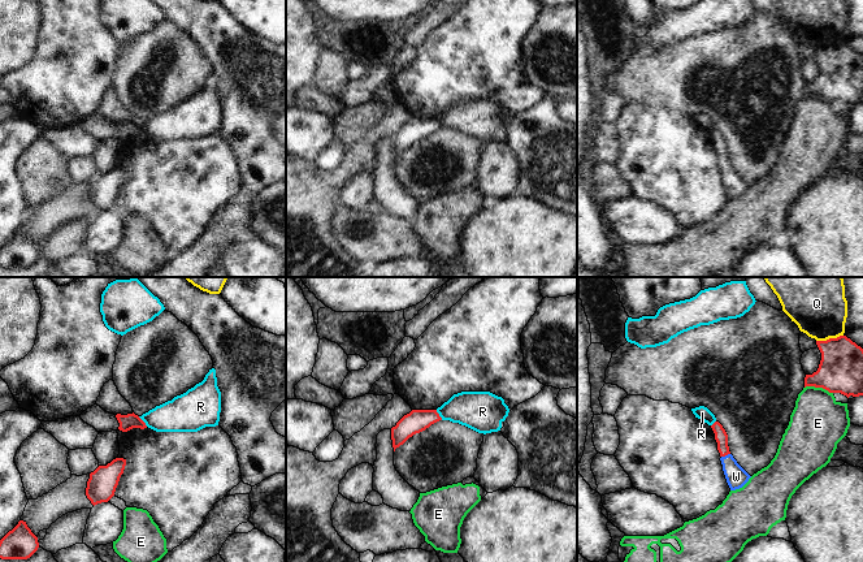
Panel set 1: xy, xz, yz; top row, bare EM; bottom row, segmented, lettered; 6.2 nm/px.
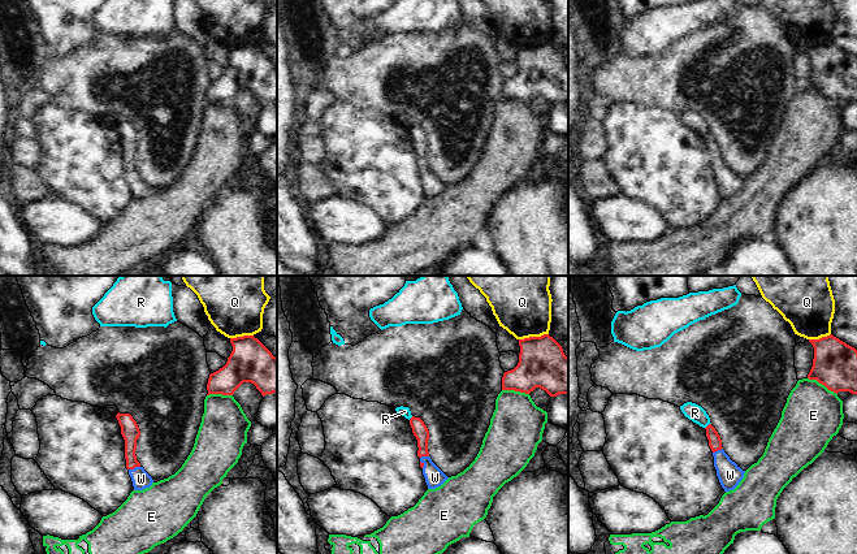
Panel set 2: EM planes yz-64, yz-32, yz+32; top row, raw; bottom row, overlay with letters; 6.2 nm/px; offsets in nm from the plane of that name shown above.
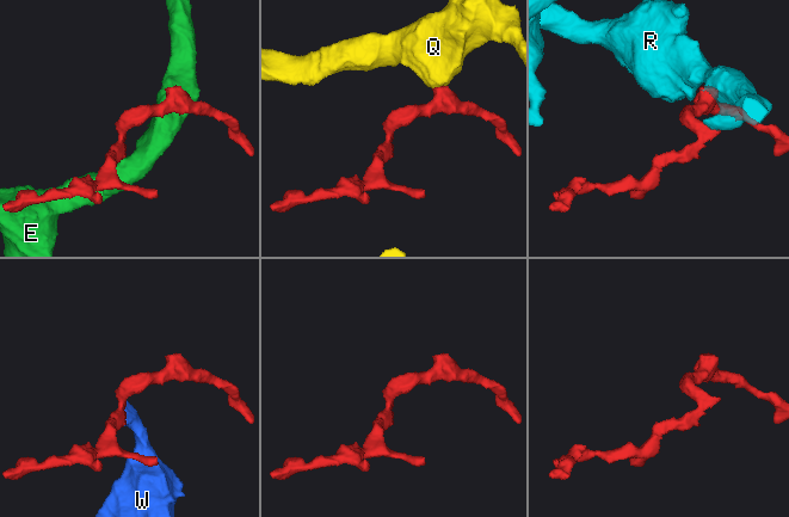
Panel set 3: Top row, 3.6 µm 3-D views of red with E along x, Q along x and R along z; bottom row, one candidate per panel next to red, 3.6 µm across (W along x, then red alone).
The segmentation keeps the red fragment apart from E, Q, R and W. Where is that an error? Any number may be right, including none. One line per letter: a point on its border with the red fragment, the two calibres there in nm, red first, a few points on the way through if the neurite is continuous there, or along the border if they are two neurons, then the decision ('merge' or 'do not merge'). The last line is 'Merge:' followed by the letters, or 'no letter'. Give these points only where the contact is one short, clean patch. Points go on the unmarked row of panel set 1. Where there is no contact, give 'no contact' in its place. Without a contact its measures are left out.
E: yz (819, 95) | 280/360 nm | do not merge
Q: yz (829, 47) | 280/300 nm | along yz (842, 43), (816, 50) | do not merge
R: xy (143, 130) | 100/220 nm | along xy (138, 125), (147, 134) | do not merge
W: yz (725, 163) | 80/130 nm | across yz (720, 143), (725, 163), (736, 185) | merge
Merge: W

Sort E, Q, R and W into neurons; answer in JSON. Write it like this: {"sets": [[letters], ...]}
{"sets": [["E"], ["Q"], ["R"], ["W"]]}

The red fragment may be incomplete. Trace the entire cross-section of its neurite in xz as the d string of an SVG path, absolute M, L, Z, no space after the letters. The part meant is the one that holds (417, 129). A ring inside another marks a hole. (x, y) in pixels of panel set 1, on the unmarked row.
M412 118L404 124L395 135L391 137L391 148L394 160L409 146L429 137L432 133L442 129L437 118Z

